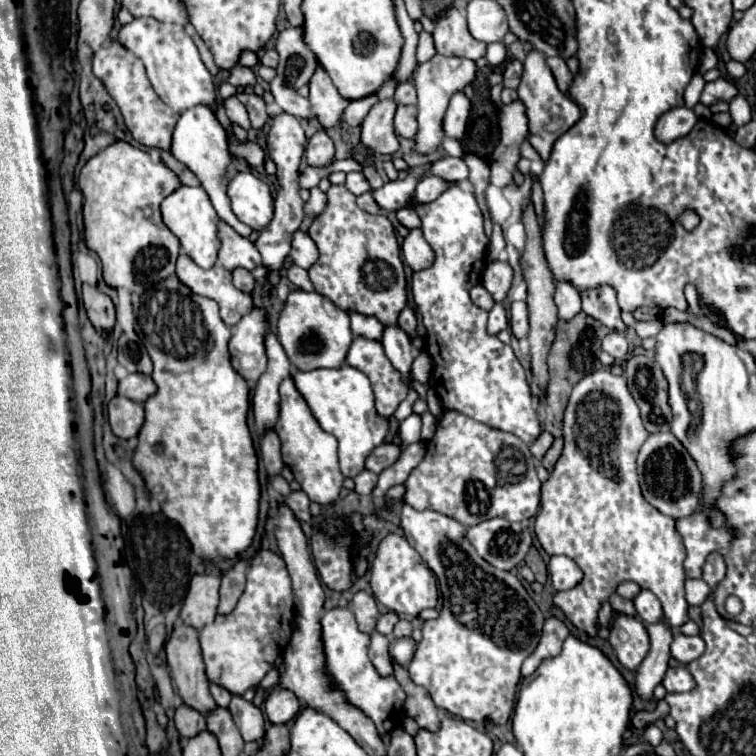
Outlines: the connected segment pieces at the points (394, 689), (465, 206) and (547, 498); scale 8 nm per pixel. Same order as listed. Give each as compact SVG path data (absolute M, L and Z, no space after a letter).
M332 609L326 611L322 617L322 641L324 641L324 653L326 653L326 665L328 673L336 681L336 685L346 693L348 701L360 707L376 725L378 733L388 733L398 725L398 717L402 713L404 705L404 691L400 689L398 681L394 677L382 679L374 665L368 659L368 645L370 645L370 635L360 633L356 619L352 611L348 609Z
M450 185L436 201L416 205L416 211L422 219L420 229L436 253L434 265L412 277L416 311L422 315L426 327L426 351L434 361L430 385L444 409L460 411L532 445L542 433L542 425L532 405L524 367L510 345L504 345L498 337L488 337L488 313L472 305L468 295L482 279L488 247L488 237L482 229L482 211L476 205L474 193L464 191L460 185Z
M600 369L576 383L564 413L564 449L550 471L548 481L542 483L542 505L536 515L534 531L548 555L566 555L574 559L584 573L584 579L574 589L558 591L552 601L586 637L598 635L598 611L622 581L634 581L642 589L650 589L660 599L664 619L672 625L672 629L688 621L688 603L684 599L686 575L682 567L686 553L676 529L676 519L648 505L638 483L636 457L648 435L650 433L644 429L640 409L632 399L624 377L616 377L608 369Z

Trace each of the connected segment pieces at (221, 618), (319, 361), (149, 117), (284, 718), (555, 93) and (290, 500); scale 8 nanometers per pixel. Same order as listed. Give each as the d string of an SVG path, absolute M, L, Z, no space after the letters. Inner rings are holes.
M262 549L248 569L246 589L236 609L228 615L216 615L216 619L200 631L200 645L208 679L228 689L232 695L244 695L246 689L256 687L274 667L284 647L290 643L292 621L292 581L286 563L280 555Z
M292 291L278 319L278 339L298 371L312 369L340 369L346 363L346 355L352 343L350 319L340 307L332 305L328 297L320 293Z
M114 41L114 45L108 51L94 53L94 75L104 81L108 93L114 97L114 101L122 111L128 131L134 135L136 141L140 141L146 147L170 149L172 131L178 121L178 113L168 105L164 105L160 97L156 97L156 91L152 89L144 73L144 65L134 53L128 53L122 45Z
M276 687L268 695L268 699L264 703L264 711L266 711L266 717L272 723L278 723L278 725L280 723L290 723L298 715L300 703L298 703L298 697L292 691Z
M530 49L526 53L524 75L522 75L522 83L518 87L518 97L526 105L526 115L530 119L528 141L538 151L540 159L548 161L554 141L560 135L564 135L572 125L576 125L576 121L580 119L580 107L568 95L560 93L560 89L556 87L556 81L552 77L552 71L546 65L546 57L538 49Z
M292 491L288 497L286 497L286 505L290 507L290 511L294 513L294 517L298 521L312 521L312 515L308 511L308 505L310 505L310 499L304 491Z

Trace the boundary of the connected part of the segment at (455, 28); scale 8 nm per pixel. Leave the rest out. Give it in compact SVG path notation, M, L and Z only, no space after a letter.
M448 7L444 13L436 15L434 45L440 55L456 55L468 59L480 59L486 55L486 45L474 39L468 31L466 17L456 9Z

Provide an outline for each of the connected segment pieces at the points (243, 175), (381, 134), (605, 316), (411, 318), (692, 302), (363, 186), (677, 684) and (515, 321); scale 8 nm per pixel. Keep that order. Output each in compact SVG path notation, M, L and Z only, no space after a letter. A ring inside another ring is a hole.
M238 172L228 183L228 197L232 201L234 215L254 231L262 233L274 213L274 199L270 187L254 177L252 172Z
M392 99L388 101L378 101L366 119L362 121L360 129L360 143L376 155L392 155L398 151L398 137L394 133L394 111L396 103Z
M598 285L592 289L580 289L582 311L598 319L602 325L618 331L626 331L620 319L620 307L616 303L616 289L610 285Z
M406 305L402 311L400 311L400 317L398 317L398 325L410 335L410 337L414 337L416 335L416 311L414 311L414 307L410 307L410 305Z
M688 284L685 287L684 295L689 305L689 311L695 316L698 315L701 311L701 308L699 306L698 295L695 287L691 284Z
M348 173L344 185L346 185L346 189L352 191L354 195L362 195L362 193L370 191L370 185L368 185L364 173Z
M678 665L666 671L662 685L666 687L668 693L678 693L678 691L692 691L696 687L696 681L684 665Z
M514 301L512 309L510 309L510 325L512 325L512 333L522 339L528 333L528 309L524 301Z

